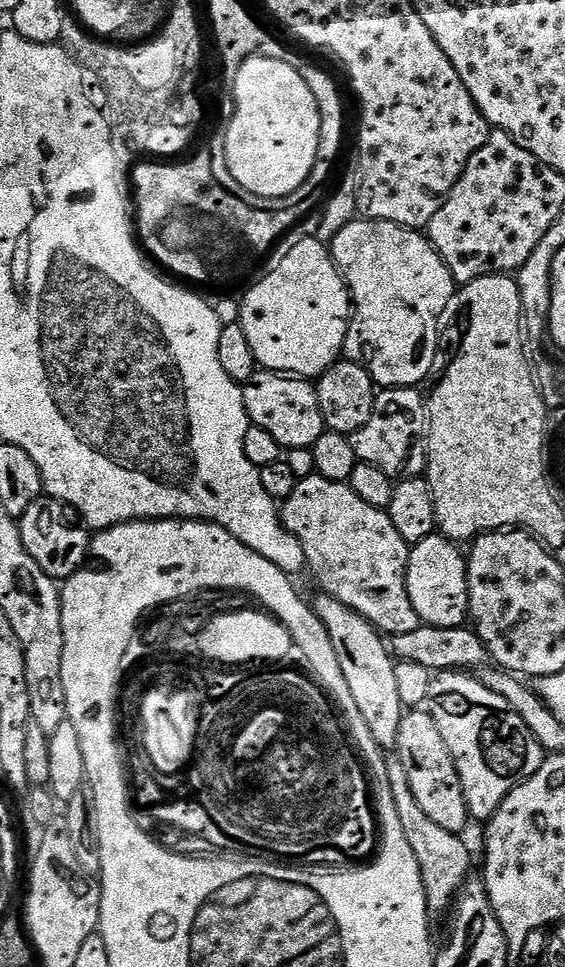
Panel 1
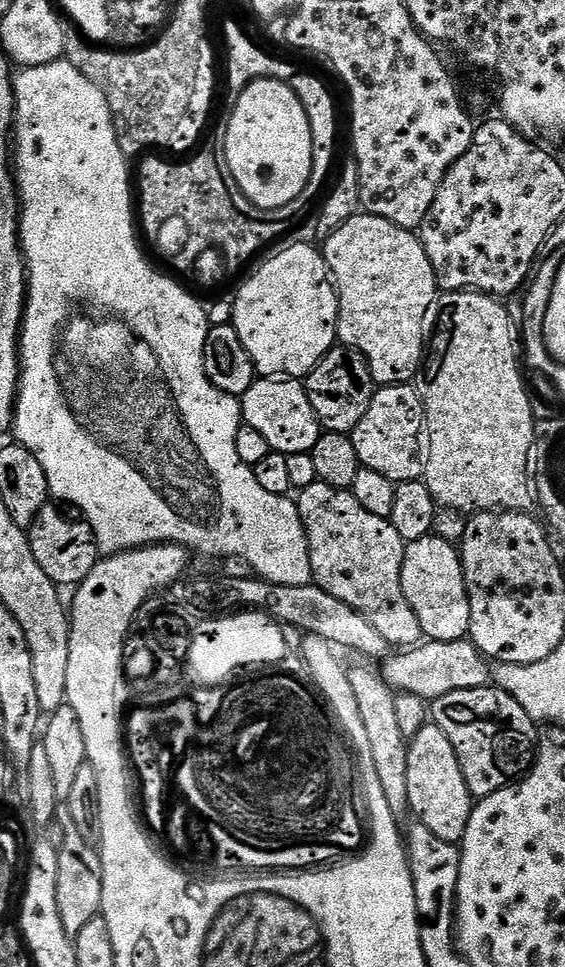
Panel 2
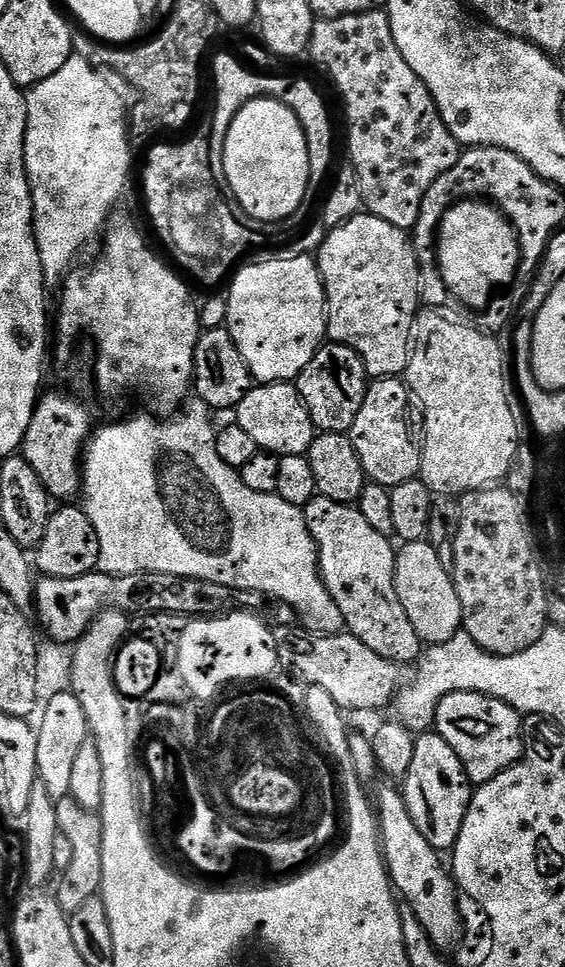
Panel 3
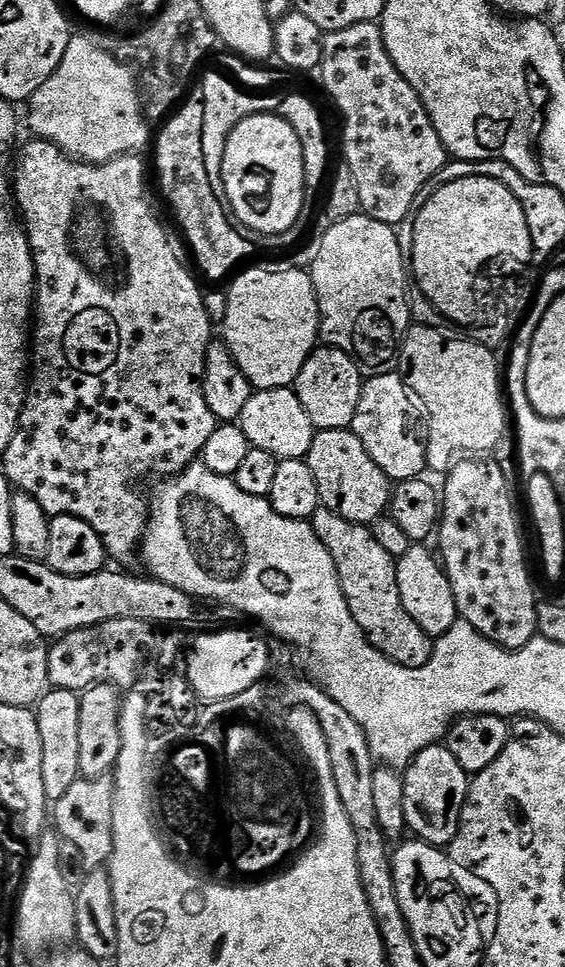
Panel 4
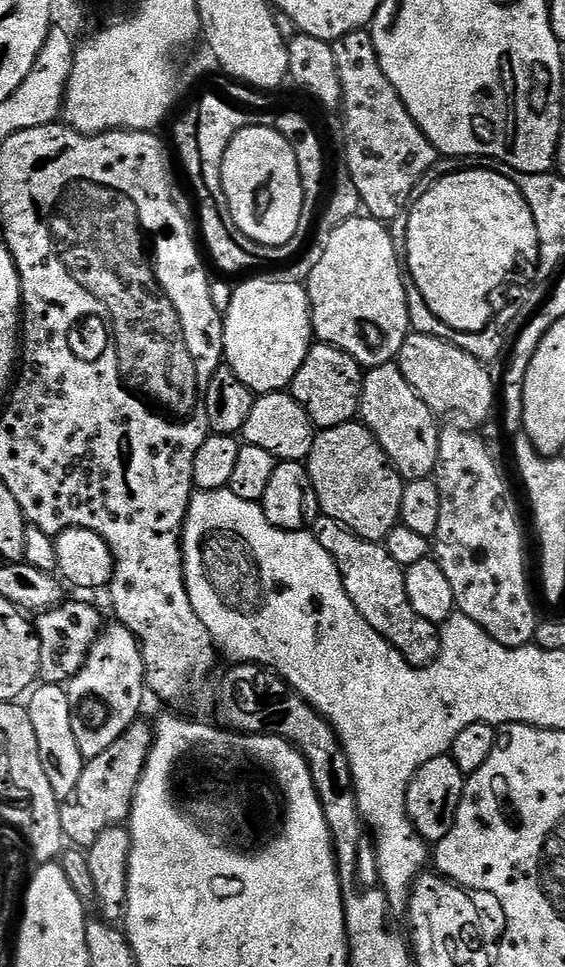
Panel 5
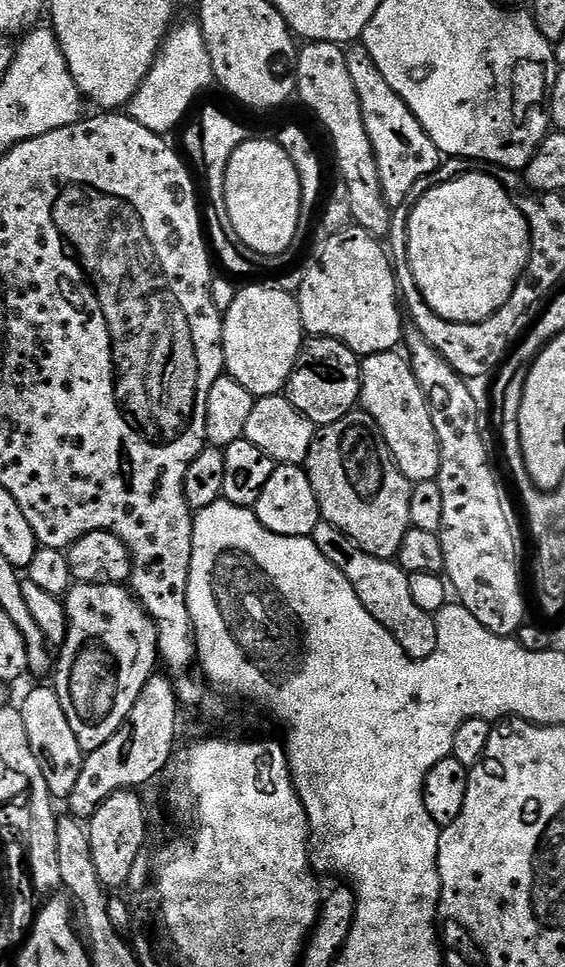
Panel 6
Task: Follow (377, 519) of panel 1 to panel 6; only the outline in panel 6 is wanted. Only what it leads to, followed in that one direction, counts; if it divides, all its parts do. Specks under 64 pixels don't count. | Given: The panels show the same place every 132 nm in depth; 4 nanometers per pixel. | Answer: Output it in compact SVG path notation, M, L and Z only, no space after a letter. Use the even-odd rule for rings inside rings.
M321 522L312 531L310 539L314 546L318 546L318 550L322 550L322 554L330 563L342 570L346 582L354 586L354 594L358 594L362 606L370 610L372 617L396 639L398 646L402 646L408 657L412 660L425 660L430 658L430 654L434 654L438 646L436 617L433 613L421 610L414 603L414 598L410 595L409 573L405 572L399 563L374 558L374 554L366 554L366 550L359 548L333 524Z

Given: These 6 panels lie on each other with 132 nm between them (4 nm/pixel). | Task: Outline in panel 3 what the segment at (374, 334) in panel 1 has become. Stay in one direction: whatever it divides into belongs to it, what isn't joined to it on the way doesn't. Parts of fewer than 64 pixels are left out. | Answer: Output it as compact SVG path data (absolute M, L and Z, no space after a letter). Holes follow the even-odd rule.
M361 214L350 218L342 226L331 229L328 237L320 244L320 277L324 280L324 293L328 299L328 335L327 339L334 344L345 344L355 350L362 358L364 368L372 378L400 378L403 377L408 365L408 350L412 342L412 323L416 320L416 313L421 311L422 305L418 298L418 262L412 249L409 233L403 228L390 226L390 222L382 222L382 218Z

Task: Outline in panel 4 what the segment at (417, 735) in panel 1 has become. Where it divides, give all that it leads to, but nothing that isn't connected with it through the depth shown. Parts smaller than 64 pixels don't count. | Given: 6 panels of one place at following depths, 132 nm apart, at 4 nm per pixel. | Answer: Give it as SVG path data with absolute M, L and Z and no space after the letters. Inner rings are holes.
M443 743L431 744L412 759L402 772L405 790L405 822L413 837L435 848L447 849L458 834L460 815L468 797L469 773Z

